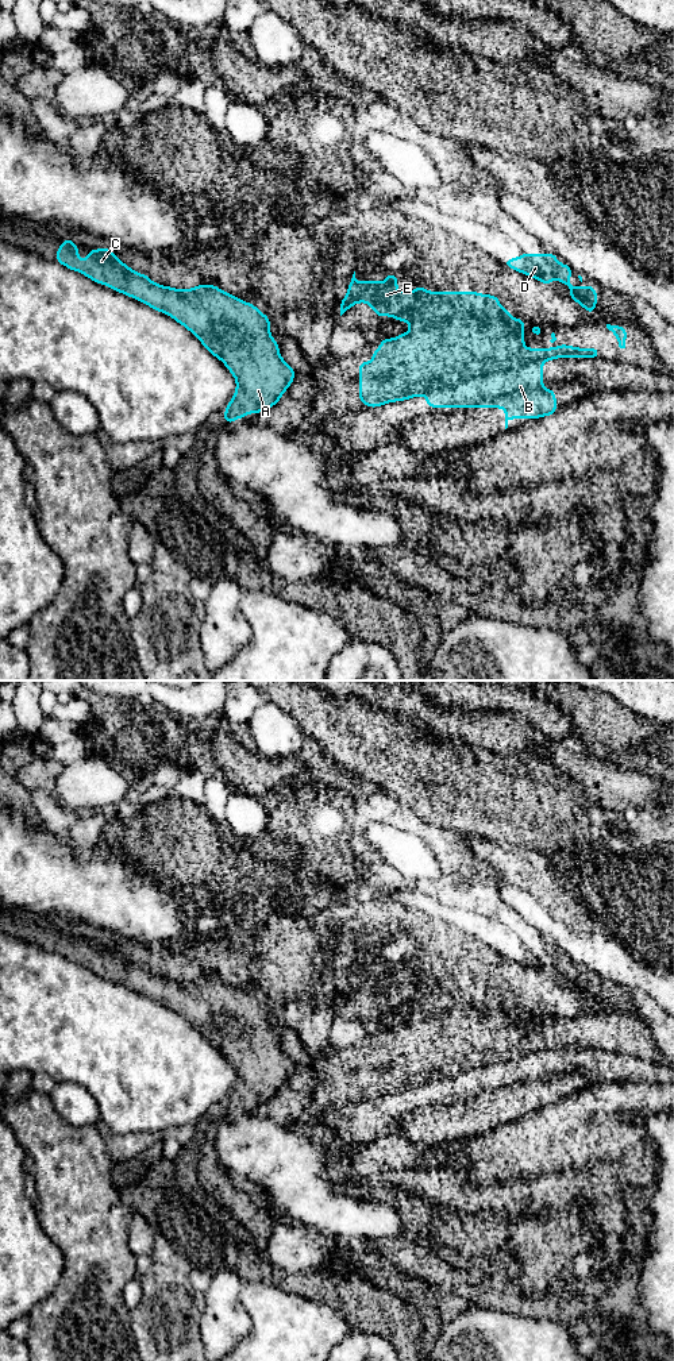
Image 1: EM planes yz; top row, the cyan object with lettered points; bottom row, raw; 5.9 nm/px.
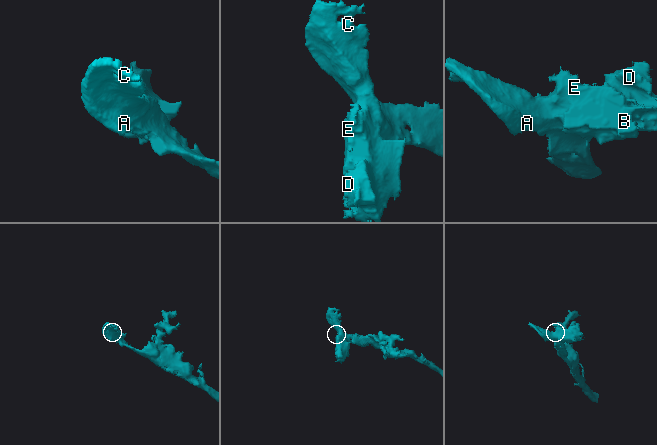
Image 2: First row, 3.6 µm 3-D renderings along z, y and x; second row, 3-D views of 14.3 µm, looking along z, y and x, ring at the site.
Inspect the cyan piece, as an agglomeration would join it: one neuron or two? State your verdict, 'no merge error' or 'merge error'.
no merge error

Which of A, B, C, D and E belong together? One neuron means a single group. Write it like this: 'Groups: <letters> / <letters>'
Groups: A B C D E

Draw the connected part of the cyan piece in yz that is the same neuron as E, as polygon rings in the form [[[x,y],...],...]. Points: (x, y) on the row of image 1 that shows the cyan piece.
[[[355,271],[348,284],[347,296],[340,300],[340,316],[357,302],[369,304],[378,317],[392,316],[397,321],[408,321],[411,329],[392,339],[380,339],[381,347],[373,351],[371,362],[359,363],[359,396],[370,408],[407,398],[427,396],[428,408],[504,408],[505,429],[509,419],[539,419],[556,410],[556,397],[552,389],[543,388],[543,361],[556,358],[598,358],[598,348],[578,348],[559,344],[558,348],[525,348],[524,320],[512,319],[507,308],[500,306],[500,298],[477,292],[427,292],[416,286],[413,292],[397,290],[397,274],[386,274],[384,282],[367,279],[358,282]]]

